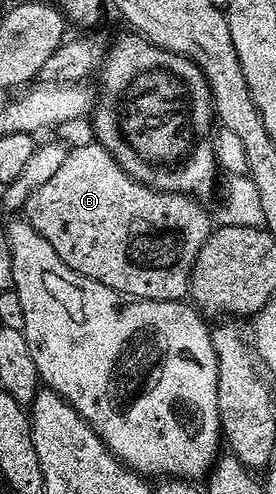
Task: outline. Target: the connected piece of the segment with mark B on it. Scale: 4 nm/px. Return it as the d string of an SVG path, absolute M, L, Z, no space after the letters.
M91 144L69 152L53 177L30 195L23 216L58 251L62 263L74 271L138 301L184 301L189 296L188 280L194 259L214 228L210 213L196 202L199 200L195 196L165 193L136 180L103 145Z

